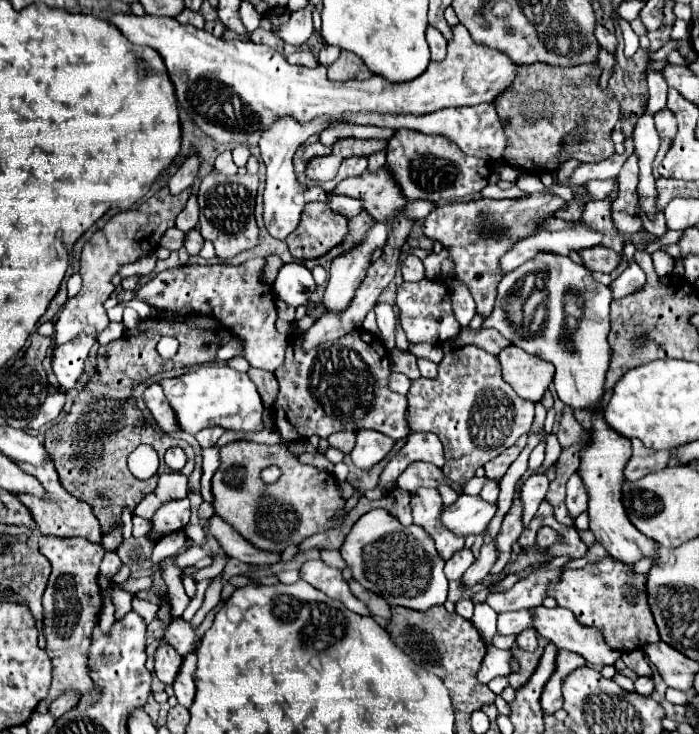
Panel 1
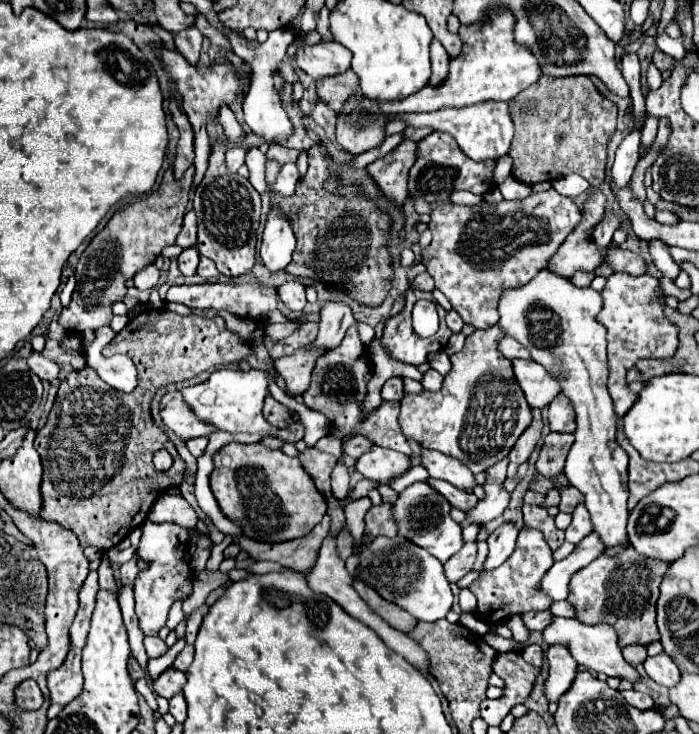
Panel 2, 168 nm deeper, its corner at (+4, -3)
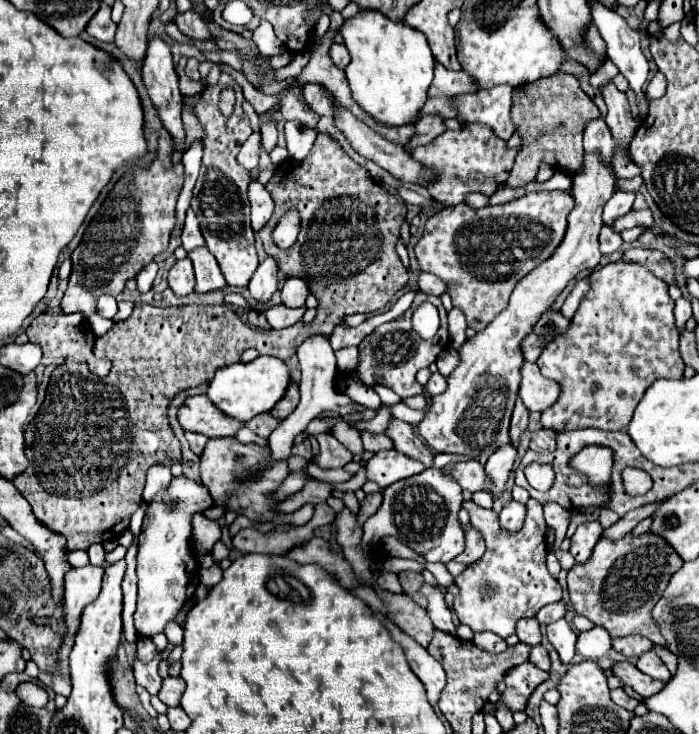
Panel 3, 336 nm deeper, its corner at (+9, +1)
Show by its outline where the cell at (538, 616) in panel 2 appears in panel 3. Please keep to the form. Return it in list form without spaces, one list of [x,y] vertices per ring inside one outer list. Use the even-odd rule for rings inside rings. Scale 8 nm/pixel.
[[[564,600],[554,602],[554,604],[548,604],[548,606],[544,606],[536,614],[536,618],[538,618],[540,624],[550,624],[550,622],[556,622],[556,620],[560,620],[564,616],[566,616],[566,602]]]

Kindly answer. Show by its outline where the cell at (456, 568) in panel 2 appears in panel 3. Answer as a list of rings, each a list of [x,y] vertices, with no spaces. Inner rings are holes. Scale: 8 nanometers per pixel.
[[[470,528],[470,530],[466,530],[466,550],[464,550],[464,554],[460,554],[460,558],[456,558],[456,562],[472,564],[478,558],[482,558],[484,550],[486,550],[486,546],[484,546],[482,534],[476,528]]]

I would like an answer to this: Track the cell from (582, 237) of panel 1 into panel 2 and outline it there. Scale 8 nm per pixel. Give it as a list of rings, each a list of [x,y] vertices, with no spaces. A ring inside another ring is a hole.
[[[609,216],[603,222],[599,222],[593,228],[593,242],[597,242],[597,246],[609,246],[613,232],[621,226],[621,218],[619,216]]]

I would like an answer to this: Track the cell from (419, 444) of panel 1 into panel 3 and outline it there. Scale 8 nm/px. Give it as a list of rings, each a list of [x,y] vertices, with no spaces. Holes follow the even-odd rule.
[[[464,460],[458,464],[448,464],[446,470],[454,474],[454,478],[458,480],[458,484],[468,490],[468,492],[480,492],[480,490],[490,490],[492,480],[488,478],[484,466],[476,460]]]

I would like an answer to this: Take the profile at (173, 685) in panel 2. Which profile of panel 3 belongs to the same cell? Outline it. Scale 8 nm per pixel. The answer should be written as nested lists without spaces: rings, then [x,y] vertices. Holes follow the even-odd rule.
[[[164,678],[164,684],[162,684],[162,690],[158,694],[158,698],[168,706],[168,708],[174,708],[174,706],[180,706],[180,698],[184,694],[184,680],[182,678]]]

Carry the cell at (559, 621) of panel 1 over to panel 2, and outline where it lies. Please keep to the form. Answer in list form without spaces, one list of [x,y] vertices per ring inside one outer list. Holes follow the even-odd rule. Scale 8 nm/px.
[[[555,616],[553,622],[545,628],[543,640],[547,644],[561,642],[571,652],[575,662],[585,666],[591,672],[603,672],[607,676],[617,676],[617,678],[629,680],[629,682],[635,682],[639,678],[639,672],[623,660],[621,648],[617,646],[617,634],[615,634],[615,630],[609,624],[589,626],[579,622],[577,618],[559,618],[559,616]]]

